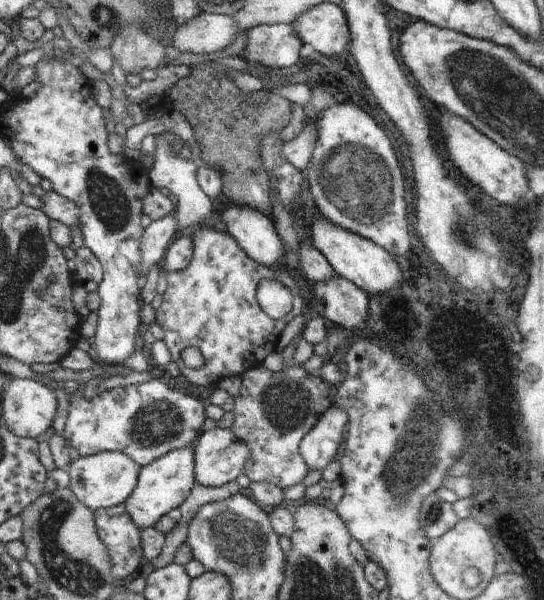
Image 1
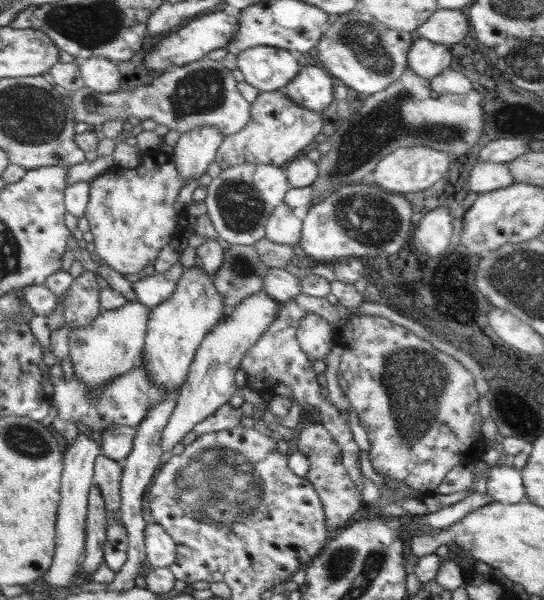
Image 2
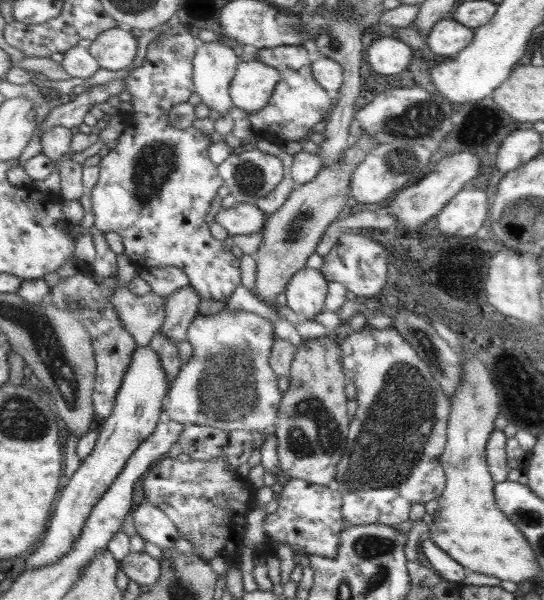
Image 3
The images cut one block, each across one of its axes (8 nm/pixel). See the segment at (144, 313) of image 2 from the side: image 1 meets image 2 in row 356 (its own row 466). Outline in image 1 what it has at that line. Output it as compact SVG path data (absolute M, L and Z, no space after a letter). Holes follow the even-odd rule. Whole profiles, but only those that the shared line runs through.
M102 451L95 455L80 457L68 464L70 486L76 498L80 499L91 511L104 507L122 505L132 494L139 477L141 466L127 454Z

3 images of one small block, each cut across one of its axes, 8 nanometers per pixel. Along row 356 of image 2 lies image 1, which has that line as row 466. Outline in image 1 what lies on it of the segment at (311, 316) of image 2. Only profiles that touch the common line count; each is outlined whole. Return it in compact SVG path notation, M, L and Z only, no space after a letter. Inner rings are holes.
M334 404L319 416L318 422L299 446L301 457L309 470L323 470L334 460L347 422L347 412Z

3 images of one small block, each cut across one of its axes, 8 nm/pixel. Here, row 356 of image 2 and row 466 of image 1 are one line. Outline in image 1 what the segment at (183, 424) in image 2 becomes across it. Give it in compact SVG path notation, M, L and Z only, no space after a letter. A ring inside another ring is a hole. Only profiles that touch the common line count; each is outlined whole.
M220 427L202 431L194 443L193 451L196 482L205 487L219 487L236 480L243 474L243 466L249 455L249 448L233 436L230 428L221 429Z

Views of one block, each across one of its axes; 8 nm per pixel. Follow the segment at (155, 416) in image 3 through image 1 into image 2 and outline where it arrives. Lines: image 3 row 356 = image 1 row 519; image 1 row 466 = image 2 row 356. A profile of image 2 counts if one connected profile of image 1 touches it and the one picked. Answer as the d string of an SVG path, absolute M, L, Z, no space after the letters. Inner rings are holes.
M197 265L184 271L168 300L151 309L143 346L143 360L147 362L147 373L157 388L178 390L186 380L200 343L220 322L224 310L225 304L214 286L213 277Z

